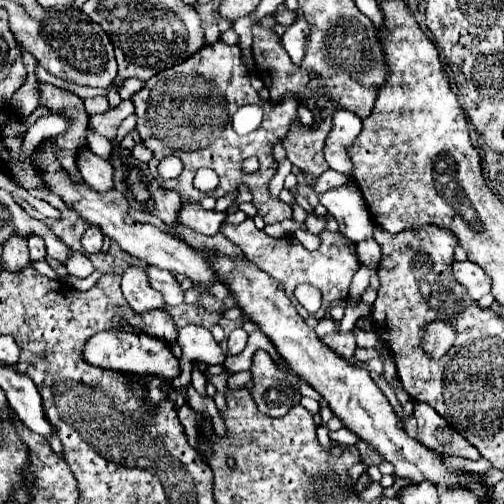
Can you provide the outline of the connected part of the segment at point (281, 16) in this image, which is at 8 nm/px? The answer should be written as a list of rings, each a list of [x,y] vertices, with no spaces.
[[[280,4],[278,8],[276,8],[276,12],[272,14],[274,16],[274,20],[276,20],[276,24],[282,24],[284,28],[288,28],[290,24],[294,24],[298,18],[296,18],[296,12],[292,12],[292,10],[288,10],[284,4]]]

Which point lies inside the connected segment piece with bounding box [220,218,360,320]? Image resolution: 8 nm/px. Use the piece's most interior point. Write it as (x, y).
(330, 268)

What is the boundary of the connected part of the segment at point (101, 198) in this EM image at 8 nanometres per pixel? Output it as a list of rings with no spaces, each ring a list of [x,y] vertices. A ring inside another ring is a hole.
[[[44,138],[42,144],[34,150],[32,166],[38,170],[44,184],[50,188],[50,192],[60,196],[64,200],[64,204],[70,210],[74,210],[78,216],[82,216],[86,222],[98,226],[104,232],[104,236],[114,240],[130,256],[138,258],[140,262],[144,262],[148,266],[156,266],[160,270],[168,270],[168,272],[186,276],[194,284],[202,282],[204,286],[212,286],[214,282],[218,282],[214,272],[206,264],[206,258],[202,256],[202,252],[194,250],[184,240],[174,238],[172,234],[166,234],[166,232],[162,232],[162,230],[158,230],[150,224],[140,224],[140,222],[132,220],[130,214],[128,214],[130,204],[118,190],[110,190],[110,192],[102,194],[102,192],[94,192],[86,182],[74,182],[72,176],[60,166],[60,162],[56,158],[56,144],[52,144],[52,138]]]

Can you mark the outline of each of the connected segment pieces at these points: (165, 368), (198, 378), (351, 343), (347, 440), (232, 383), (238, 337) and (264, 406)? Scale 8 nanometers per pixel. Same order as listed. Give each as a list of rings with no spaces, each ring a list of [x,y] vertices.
[[[118,330],[100,332],[84,344],[84,358],[94,366],[120,370],[120,372],[156,376],[166,380],[174,380],[180,376],[180,364],[178,358],[172,354],[170,346],[164,346],[164,342],[156,342],[156,338],[148,338],[146,334],[118,332]]]
[[[192,362],[192,386],[194,386],[194,390],[198,390],[198,394],[206,394],[206,378],[204,378],[204,374],[194,366],[194,362]]]
[[[332,332],[320,338],[332,352],[336,352],[338,356],[342,356],[344,360],[350,360],[354,356],[354,348],[356,348],[356,340],[352,336],[352,332]]]
[[[342,428],[336,432],[330,432],[330,440],[336,444],[342,444],[342,446],[352,446],[358,442],[358,436],[354,432],[350,432],[348,428]]]
[[[250,370],[237,372],[228,379],[227,387],[231,390],[236,390],[236,388],[241,388],[242,386],[245,387],[250,380]]]
[[[242,328],[232,330],[228,336],[228,354],[240,354],[246,346],[246,340],[248,340],[248,334]]]
[[[258,350],[252,362],[252,398],[262,414],[284,416],[292,406],[300,404],[300,376],[278,366],[268,352]]]

